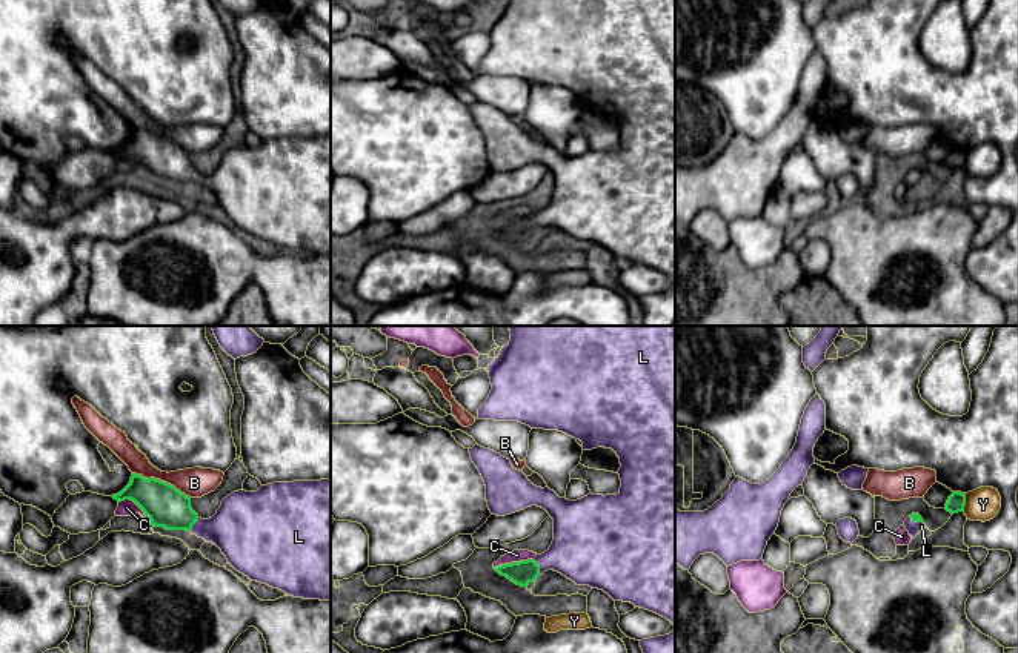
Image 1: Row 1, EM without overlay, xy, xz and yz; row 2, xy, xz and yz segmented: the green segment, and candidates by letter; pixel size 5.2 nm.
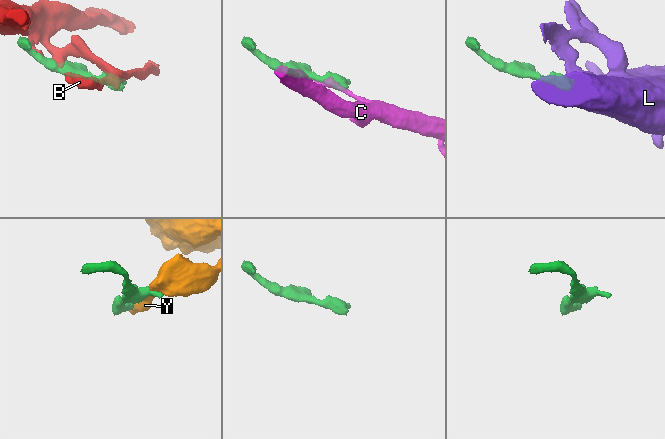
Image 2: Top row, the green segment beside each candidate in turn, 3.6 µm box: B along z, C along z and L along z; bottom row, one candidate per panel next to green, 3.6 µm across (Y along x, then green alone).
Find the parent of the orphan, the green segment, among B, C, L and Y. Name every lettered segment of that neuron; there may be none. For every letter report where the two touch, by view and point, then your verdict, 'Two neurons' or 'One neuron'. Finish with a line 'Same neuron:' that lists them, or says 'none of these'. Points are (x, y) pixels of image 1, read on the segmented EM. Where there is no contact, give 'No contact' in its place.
B: Touches green at xy (162, 481). Two neurons
C: Touches green at xy (137, 504). Two neurons
L: Touches green at xz (538, 567). One neuron
Y: Touches green at yz (964, 503). Two neurons
Same neuron: L

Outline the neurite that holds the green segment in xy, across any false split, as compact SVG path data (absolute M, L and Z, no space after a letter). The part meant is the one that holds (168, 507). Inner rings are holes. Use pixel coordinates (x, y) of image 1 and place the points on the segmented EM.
M137 473L112 498L118 502L134 501L154 527L186 530L215 544L228 562L251 581L294 598L331 601L331 479L274 482L257 492L238 490L228 495L209 519L201 519L192 510L191 498L174 486Z

